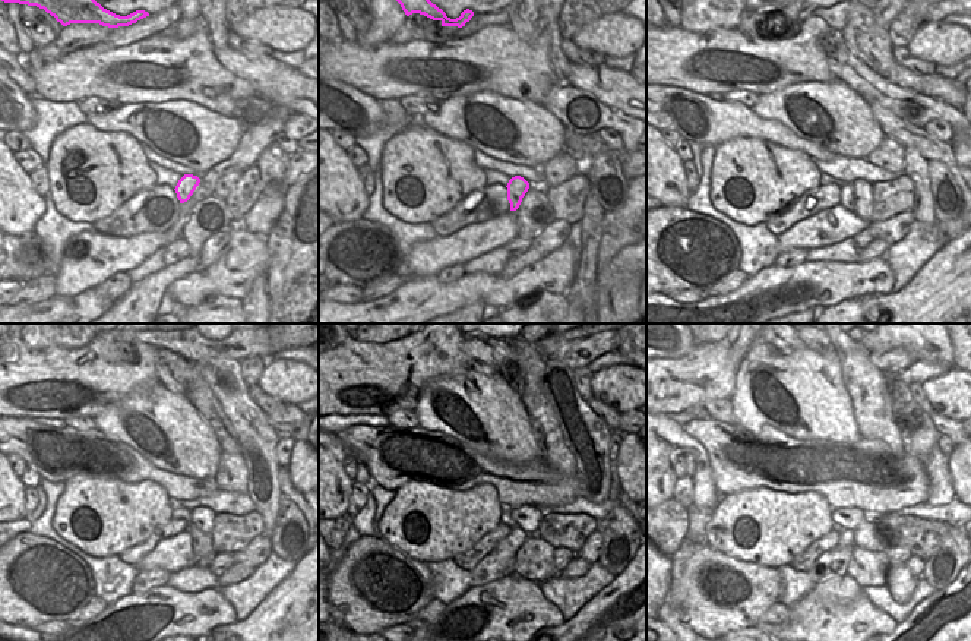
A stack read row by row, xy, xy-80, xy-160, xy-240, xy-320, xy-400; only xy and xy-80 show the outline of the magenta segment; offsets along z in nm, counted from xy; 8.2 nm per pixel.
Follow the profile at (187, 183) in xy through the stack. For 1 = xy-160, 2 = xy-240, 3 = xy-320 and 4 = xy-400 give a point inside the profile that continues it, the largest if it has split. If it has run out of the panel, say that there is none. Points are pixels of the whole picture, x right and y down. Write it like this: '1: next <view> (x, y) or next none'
1: next xy-160 (847, 198)
2: next xy-240 (202, 546)
3: next xy-320 (535, 558)
4: next xy-400 (867, 568)

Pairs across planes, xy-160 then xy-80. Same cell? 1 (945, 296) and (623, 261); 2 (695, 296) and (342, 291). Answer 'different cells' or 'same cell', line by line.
1: same cell
2: same cell

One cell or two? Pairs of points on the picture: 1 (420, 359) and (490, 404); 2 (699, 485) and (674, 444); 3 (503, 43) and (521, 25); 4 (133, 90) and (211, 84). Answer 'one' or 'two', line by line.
1: two
2: one
3: two
4: one

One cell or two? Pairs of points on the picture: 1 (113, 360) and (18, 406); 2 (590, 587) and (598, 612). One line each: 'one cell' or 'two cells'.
1: one cell
2: two cells

